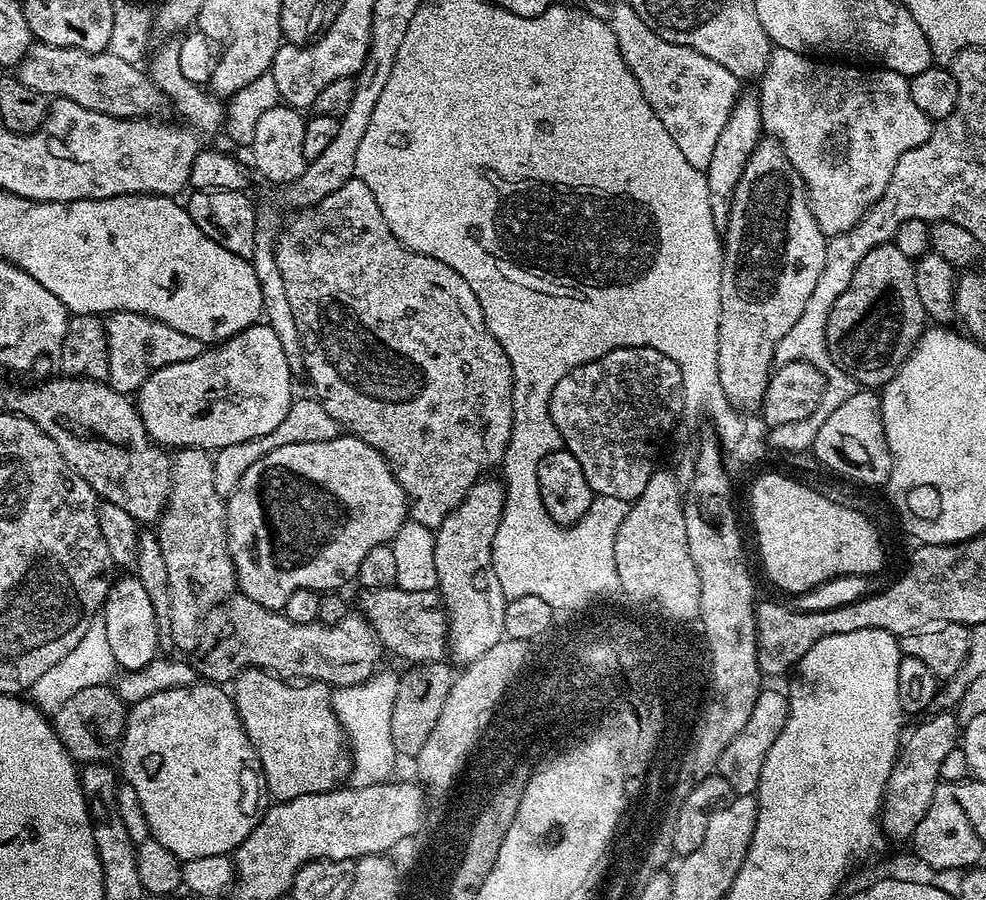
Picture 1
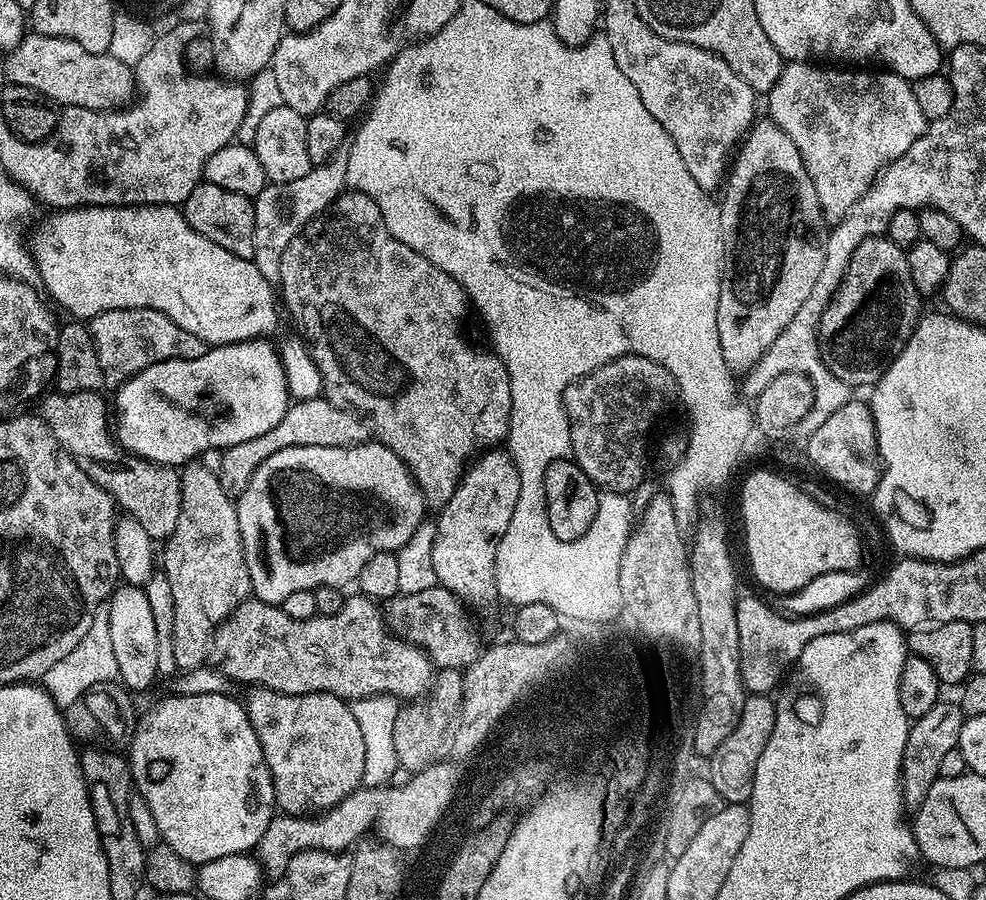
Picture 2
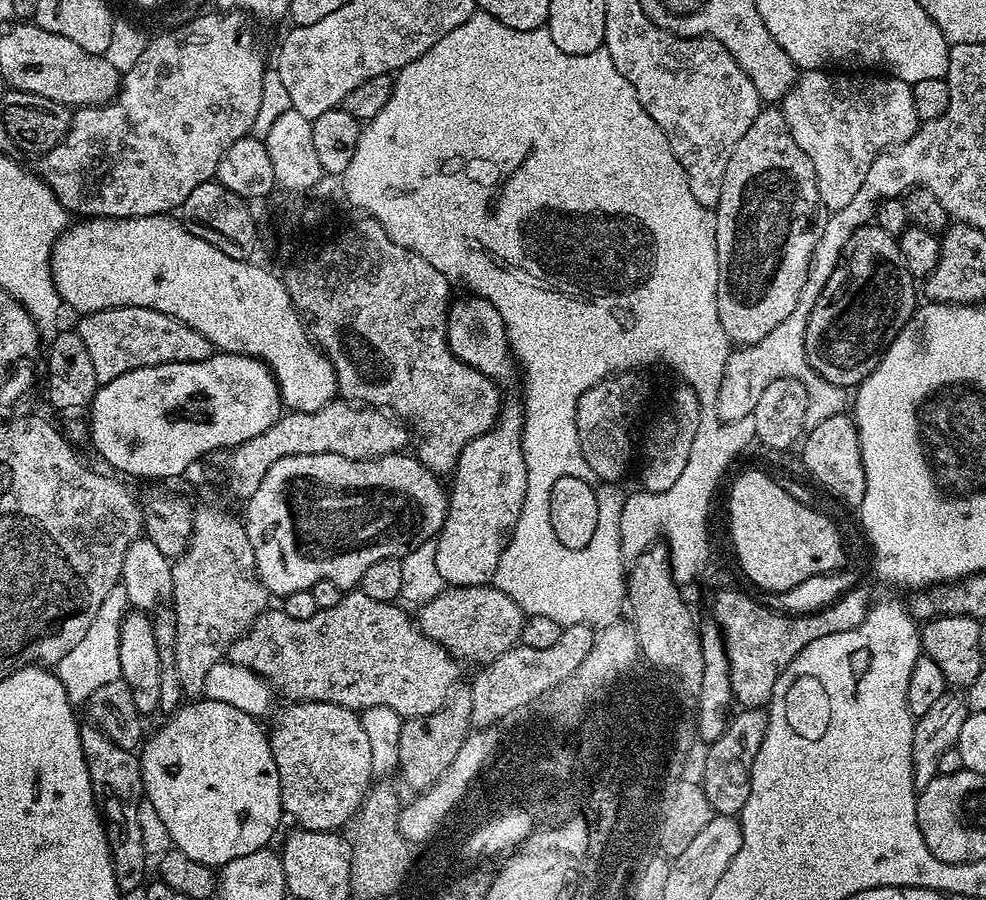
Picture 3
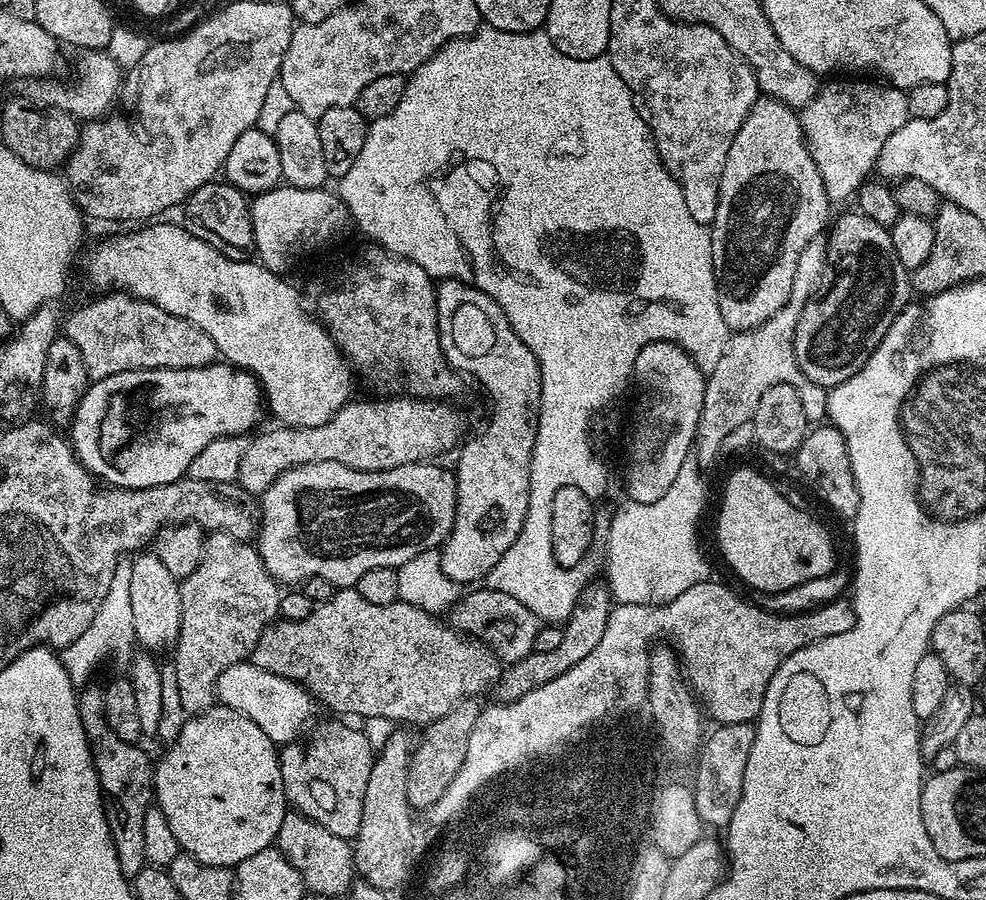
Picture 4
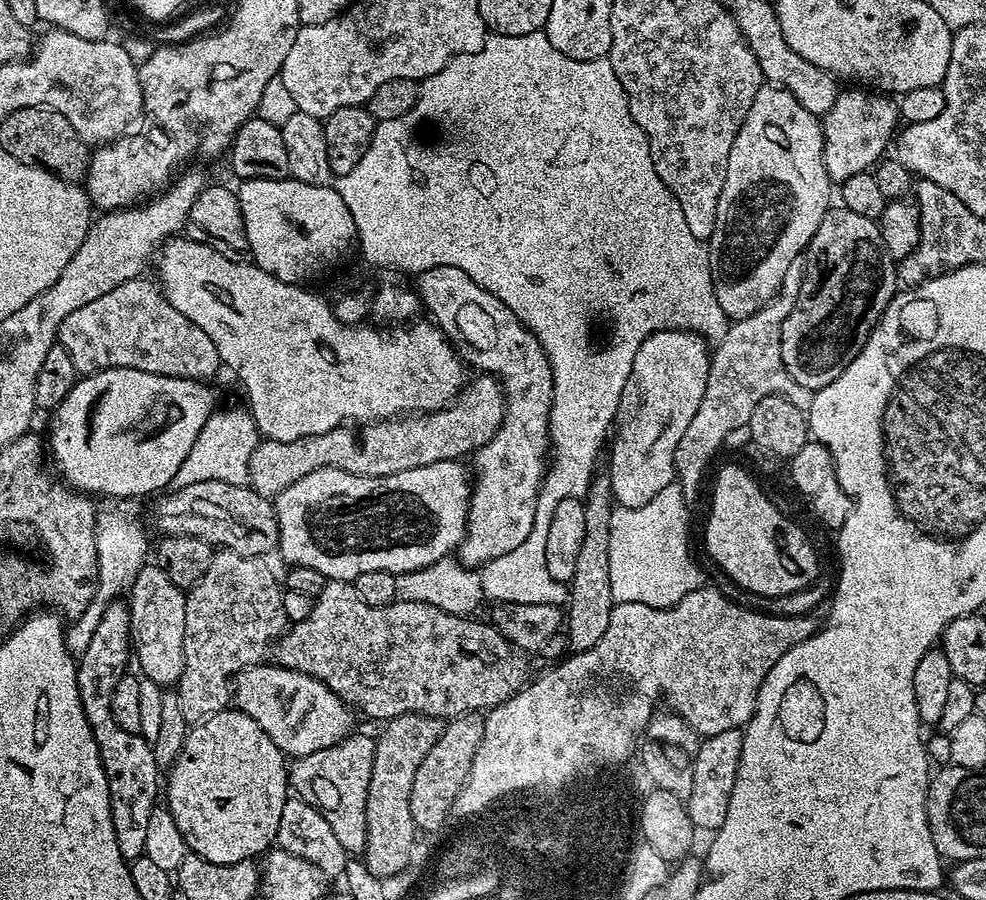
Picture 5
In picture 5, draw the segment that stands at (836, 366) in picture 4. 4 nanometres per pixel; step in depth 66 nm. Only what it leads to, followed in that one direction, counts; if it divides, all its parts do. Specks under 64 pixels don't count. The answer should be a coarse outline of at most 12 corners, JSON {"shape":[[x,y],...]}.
{"shape":[[829,207],[782,322],[809,390],[854,362],[897,294],[877,221]]}

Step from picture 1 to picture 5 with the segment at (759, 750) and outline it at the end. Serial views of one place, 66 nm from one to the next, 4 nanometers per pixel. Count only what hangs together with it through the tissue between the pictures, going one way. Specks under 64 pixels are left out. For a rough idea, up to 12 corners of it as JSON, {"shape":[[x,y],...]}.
{"shape":[[743,731],[700,740],[686,797],[693,829],[726,822]]}

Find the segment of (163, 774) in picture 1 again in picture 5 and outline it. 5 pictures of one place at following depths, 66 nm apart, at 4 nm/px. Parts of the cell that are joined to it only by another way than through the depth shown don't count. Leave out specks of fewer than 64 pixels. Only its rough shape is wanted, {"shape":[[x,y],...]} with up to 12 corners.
{"shape":[[229,706],[189,727],[166,807],[188,851],[276,844],[290,768]]}

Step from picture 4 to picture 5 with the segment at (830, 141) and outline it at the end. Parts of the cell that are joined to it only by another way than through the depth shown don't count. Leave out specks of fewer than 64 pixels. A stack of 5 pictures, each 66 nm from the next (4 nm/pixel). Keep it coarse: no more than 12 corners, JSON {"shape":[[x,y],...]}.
{"shape":[[879,90],[841,91],[822,117],[834,182],[889,151],[898,104]]}

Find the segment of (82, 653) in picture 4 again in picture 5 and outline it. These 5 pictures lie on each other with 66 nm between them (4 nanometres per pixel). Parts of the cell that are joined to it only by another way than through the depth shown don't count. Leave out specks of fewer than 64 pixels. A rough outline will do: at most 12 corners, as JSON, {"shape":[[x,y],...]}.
{"shape":[[135,503],[96,521],[94,598],[67,625],[73,657],[150,556]]}

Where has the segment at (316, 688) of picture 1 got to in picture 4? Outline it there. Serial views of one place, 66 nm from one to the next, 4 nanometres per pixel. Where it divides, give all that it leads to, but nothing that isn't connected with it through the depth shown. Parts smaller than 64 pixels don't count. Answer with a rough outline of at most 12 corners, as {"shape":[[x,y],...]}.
{"shape":[[328,724],[279,749],[285,801],[352,842],[374,750]]}

